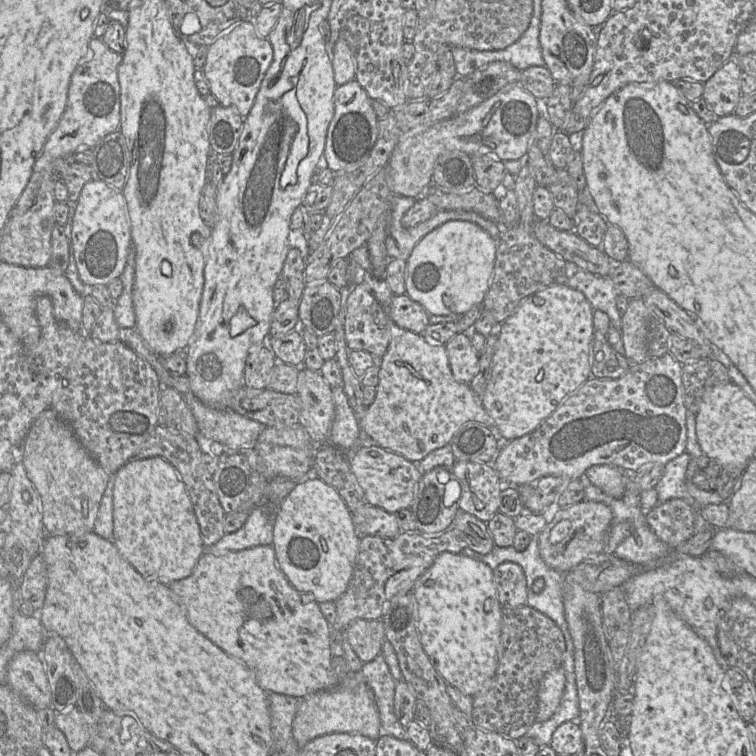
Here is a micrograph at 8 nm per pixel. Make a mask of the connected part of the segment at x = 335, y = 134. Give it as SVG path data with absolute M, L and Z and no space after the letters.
M356 80L337 86L333 95L334 116L328 127L323 156L334 173L352 171L369 157L378 136L378 118L366 91Z

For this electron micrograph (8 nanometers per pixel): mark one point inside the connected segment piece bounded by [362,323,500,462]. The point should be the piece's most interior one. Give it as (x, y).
(419, 406)

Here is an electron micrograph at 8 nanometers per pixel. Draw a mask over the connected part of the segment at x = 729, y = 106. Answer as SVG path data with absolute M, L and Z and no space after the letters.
M730 59L703 83L702 97L717 117L733 114L742 95L741 74L735 59Z

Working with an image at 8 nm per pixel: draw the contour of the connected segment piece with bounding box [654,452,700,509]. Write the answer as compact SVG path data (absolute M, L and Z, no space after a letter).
M685 452L665 464L664 473L654 487L657 491L658 503L679 498L693 505L695 509L700 508L686 489L686 470L691 460L690 454Z

